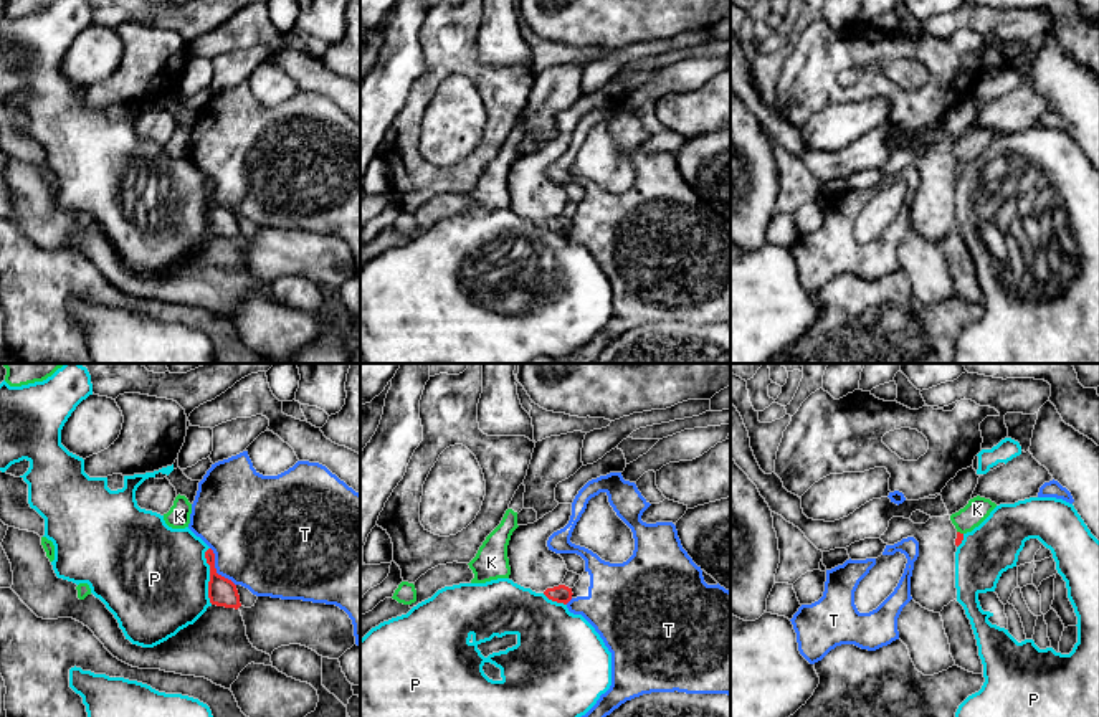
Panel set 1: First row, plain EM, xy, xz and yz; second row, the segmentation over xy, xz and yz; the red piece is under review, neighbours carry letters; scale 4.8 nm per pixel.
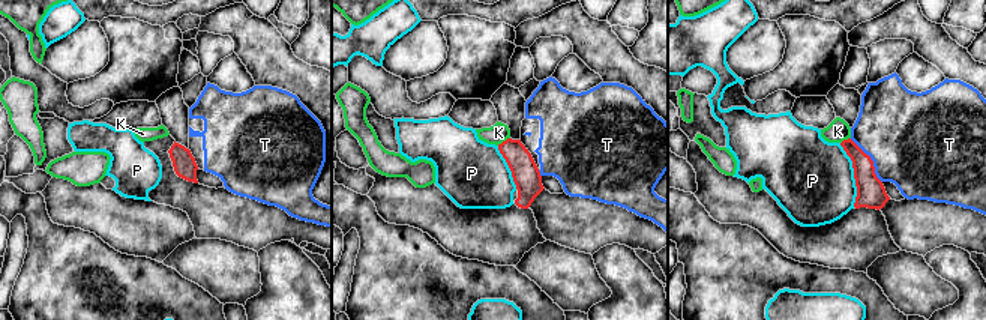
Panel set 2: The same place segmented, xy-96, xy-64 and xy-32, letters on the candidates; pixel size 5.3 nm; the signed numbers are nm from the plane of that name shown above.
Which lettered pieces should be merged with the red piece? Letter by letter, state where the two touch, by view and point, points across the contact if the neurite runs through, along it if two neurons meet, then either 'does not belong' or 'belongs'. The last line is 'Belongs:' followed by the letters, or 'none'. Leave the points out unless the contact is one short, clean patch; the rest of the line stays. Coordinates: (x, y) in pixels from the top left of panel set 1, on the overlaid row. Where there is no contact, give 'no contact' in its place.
K: contact yz (959, 532); does not belong
P: contact xy (210, 575); does not belong
T: contact xy (215, 569); does not belong
Belongs: none

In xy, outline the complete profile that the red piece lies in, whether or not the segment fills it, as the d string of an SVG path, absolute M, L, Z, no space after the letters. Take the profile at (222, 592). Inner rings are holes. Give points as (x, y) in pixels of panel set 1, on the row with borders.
M212 548L205 552L207 563L210 565L208 598L212 605L235 608L241 606L236 585L218 575L215 568L215 553Z

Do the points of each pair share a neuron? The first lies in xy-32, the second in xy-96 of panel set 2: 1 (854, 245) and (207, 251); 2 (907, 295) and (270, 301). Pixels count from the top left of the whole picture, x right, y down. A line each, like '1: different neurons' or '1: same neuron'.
1: different neurons
2: different neurons

